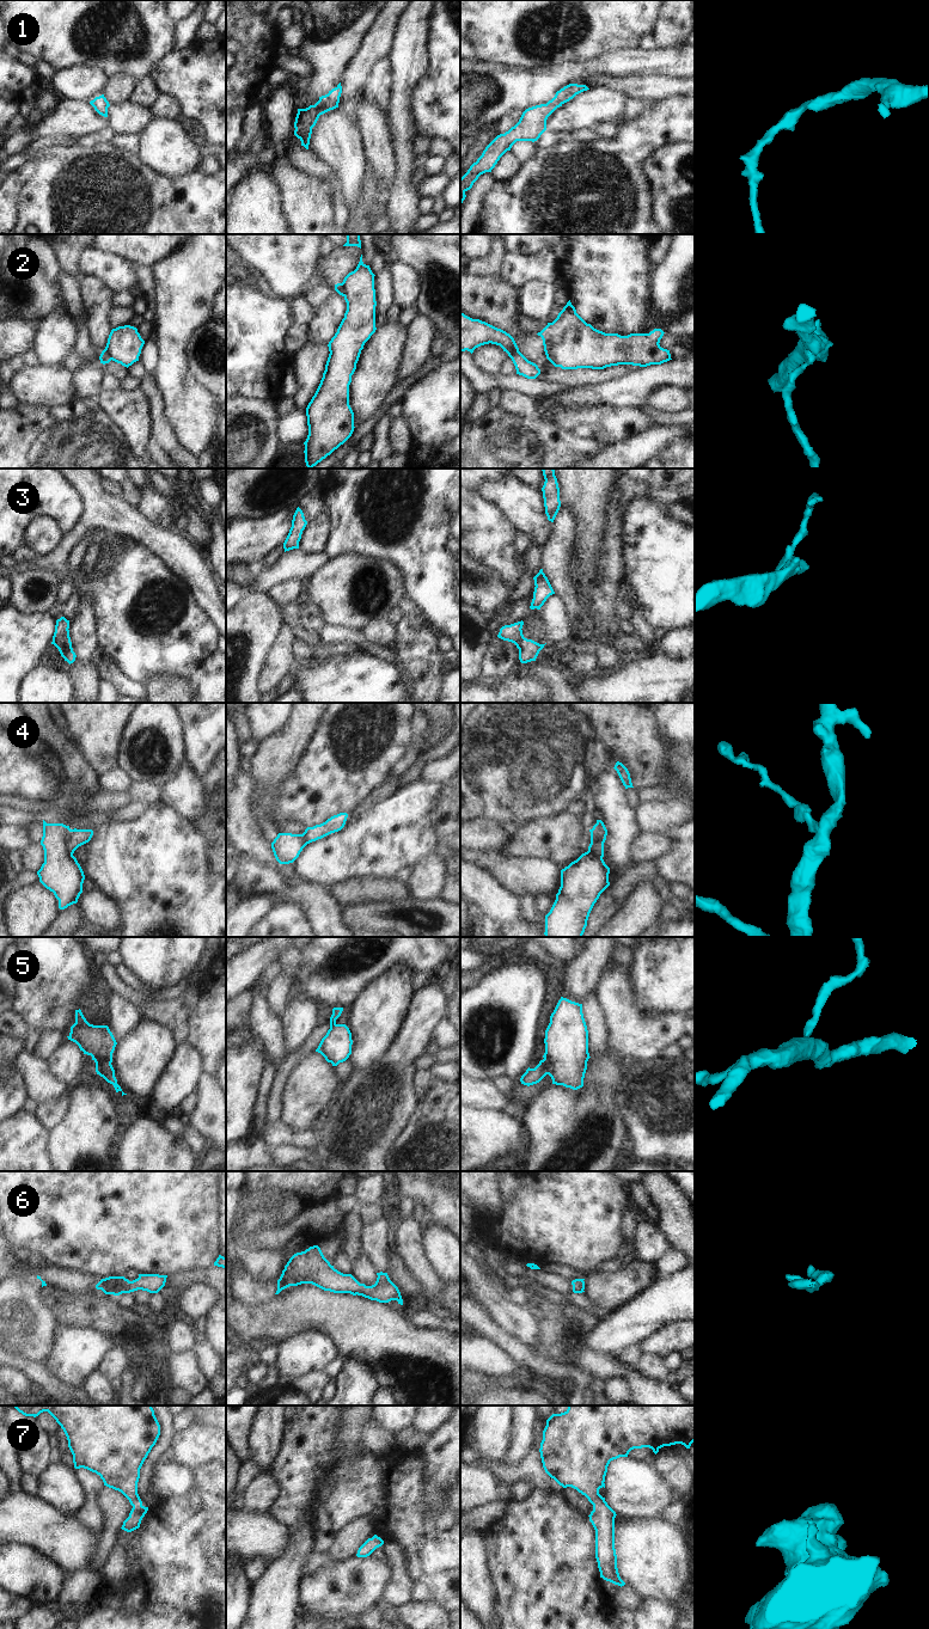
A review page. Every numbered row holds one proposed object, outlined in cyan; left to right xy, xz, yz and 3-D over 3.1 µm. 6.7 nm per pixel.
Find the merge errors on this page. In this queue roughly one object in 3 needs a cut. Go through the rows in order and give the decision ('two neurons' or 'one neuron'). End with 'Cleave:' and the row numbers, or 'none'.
1: one neuron
2: two neurons
3: one neuron
4: two neurons
5: two neurons
6: one neuron
7: one neuron
Cleave: 2, 4, 5

